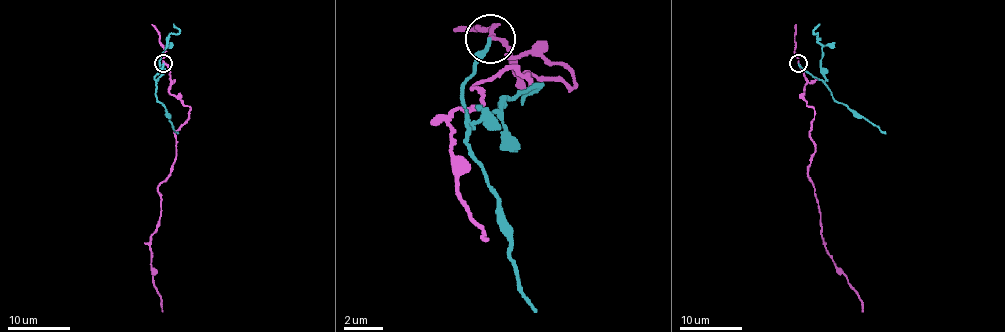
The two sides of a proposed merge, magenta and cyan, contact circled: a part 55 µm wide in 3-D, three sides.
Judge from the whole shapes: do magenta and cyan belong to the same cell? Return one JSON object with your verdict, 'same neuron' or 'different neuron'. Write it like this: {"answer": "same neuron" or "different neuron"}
{"answer": "different neuron"}

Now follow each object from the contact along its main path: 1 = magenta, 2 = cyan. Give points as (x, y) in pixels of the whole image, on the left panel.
1: (163, 63), (169, 91), (189, 109), (175, 132), (175, 160), (158, 187), (160, 225), (150, 244), (163, 311)
2: (163, 63), (155, 79), (155, 95), (166, 109), (172, 127), (178, 132)

